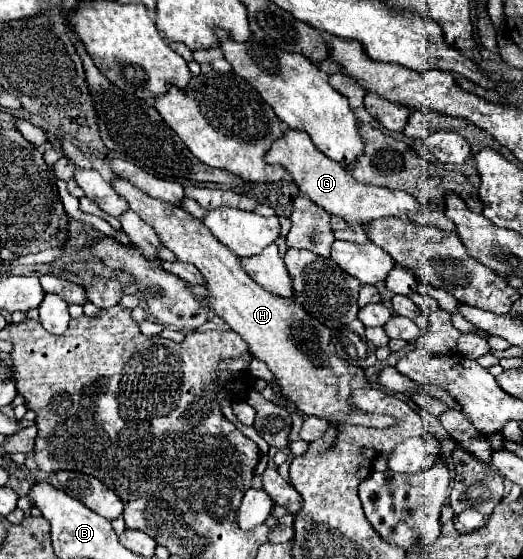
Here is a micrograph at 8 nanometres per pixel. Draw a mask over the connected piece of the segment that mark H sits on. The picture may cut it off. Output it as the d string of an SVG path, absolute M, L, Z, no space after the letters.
M114 178L110 186L128 200L130 208L154 228L158 238L166 248L170 248L180 262L194 264L208 282L208 292L212 298L208 306L250 346L250 352L268 364L282 394L304 414L318 416L328 422L344 420L346 424L366 426L366 428L390 428L396 424L394 416L386 414L366 414L358 412L350 404L350 396L358 388L368 388L364 370L350 366L336 356L330 344L330 330L304 312L292 298L280 298L262 286L258 286L240 266L240 260L230 248L218 242L210 230L184 212L182 208L160 202L152 196L142 194L130 180Z

